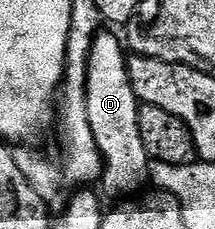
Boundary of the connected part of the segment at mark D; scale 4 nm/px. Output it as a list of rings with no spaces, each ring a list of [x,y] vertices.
[[[108,31],[98,33],[96,39],[91,43],[91,55],[87,63],[87,119],[91,123],[91,131],[94,132],[95,143],[100,149],[104,163],[100,186],[107,194],[113,197],[121,197],[117,199],[134,196],[145,187],[143,185],[148,177],[150,180],[151,158],[147,155],[143,145],[143,137],[139,130],[139,102],[131,87],[127,49],[125,53],[120,39]]]

